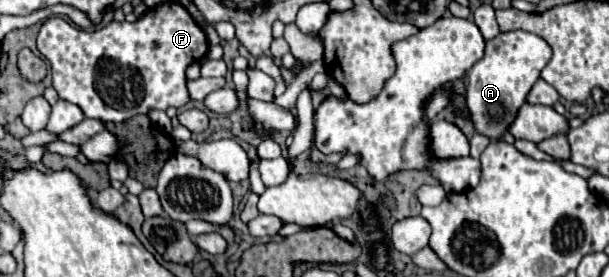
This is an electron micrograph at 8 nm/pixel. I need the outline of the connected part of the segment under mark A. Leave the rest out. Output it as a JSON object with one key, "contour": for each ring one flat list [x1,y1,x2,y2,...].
{"contour":[[524,30,500,32,496,38,486,42,484,58,476,62,466,74,466,108,476,132,488,136,490,140,496,140,506,132,518,108,524,104,526,94,540,78,540,72,548,64,550,56,552,50,540,36]]}

